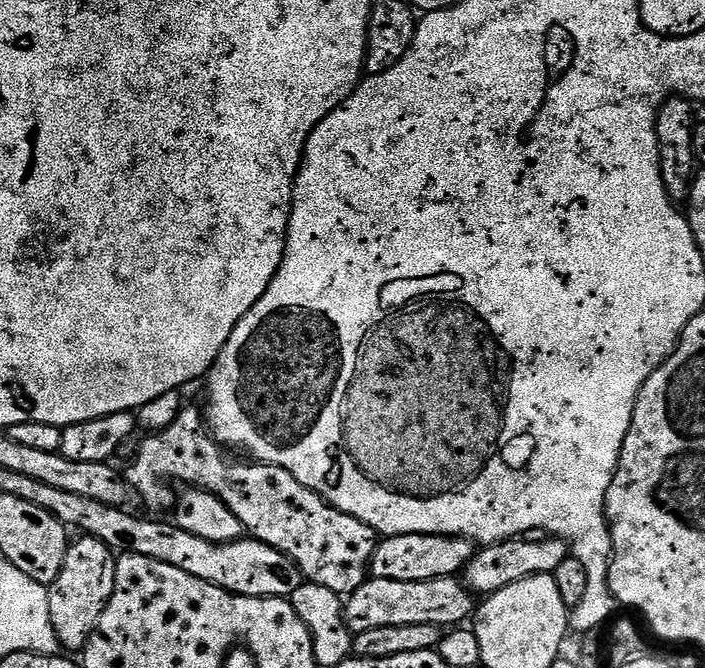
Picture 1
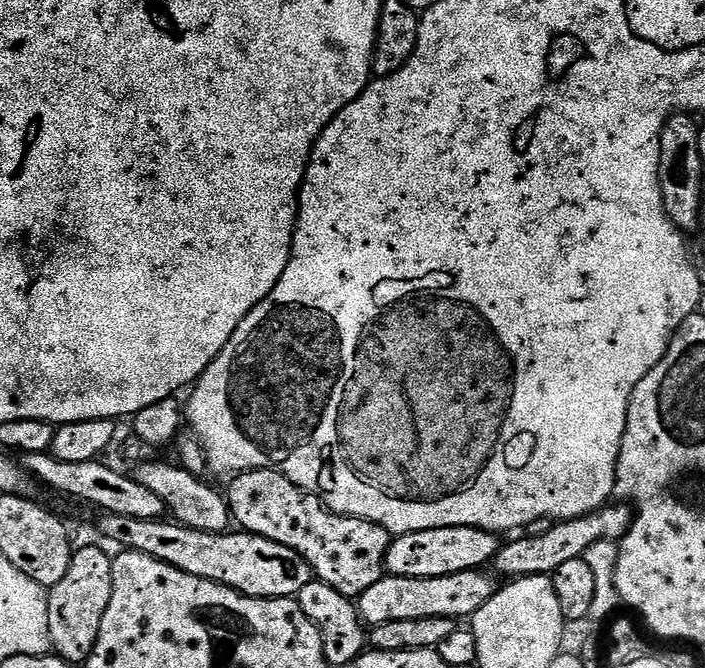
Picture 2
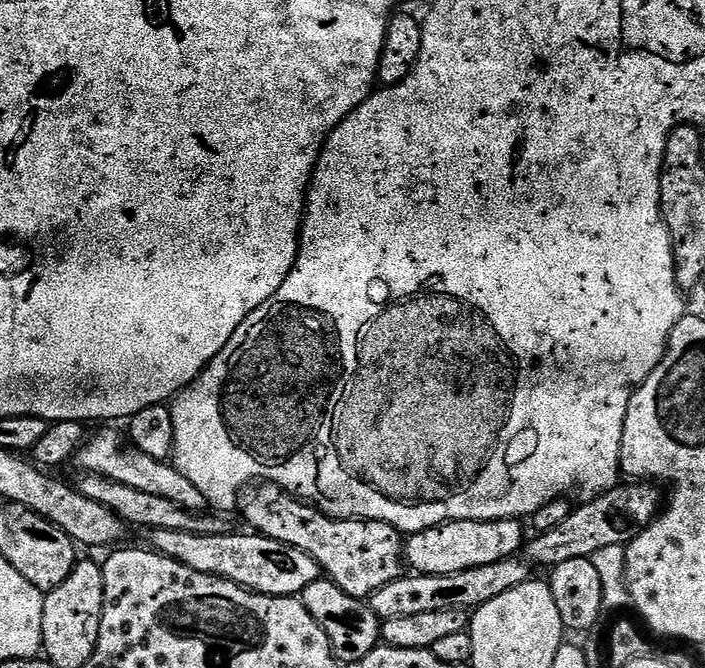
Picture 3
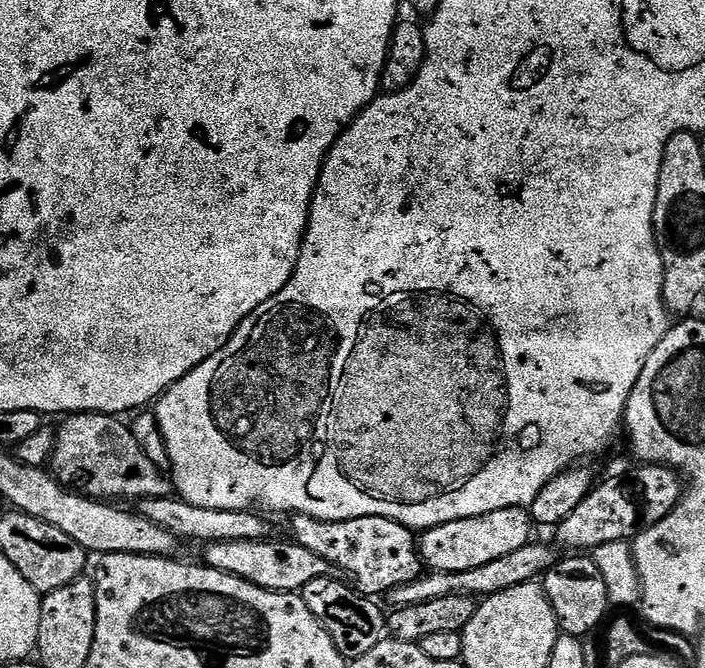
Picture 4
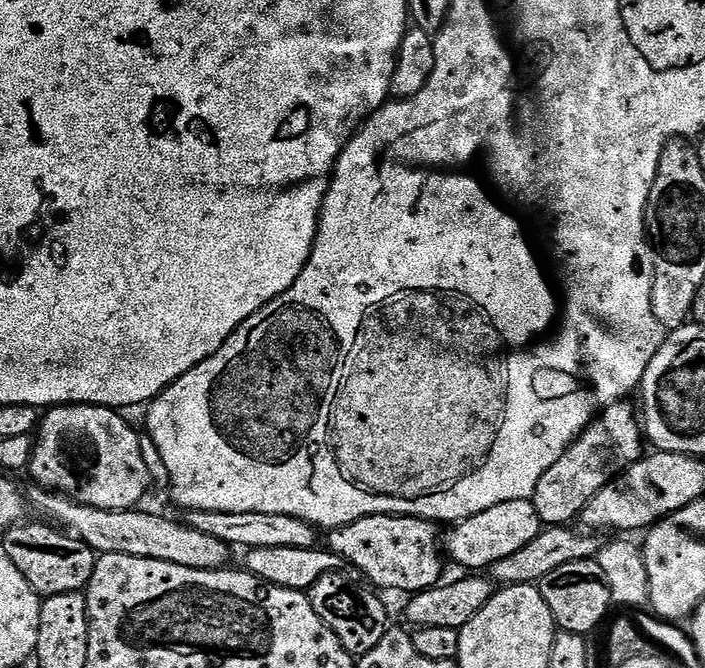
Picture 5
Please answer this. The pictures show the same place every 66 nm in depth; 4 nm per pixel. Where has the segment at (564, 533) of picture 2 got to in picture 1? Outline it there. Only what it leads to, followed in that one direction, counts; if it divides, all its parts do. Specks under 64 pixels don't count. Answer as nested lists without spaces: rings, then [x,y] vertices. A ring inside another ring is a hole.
[[[523,538],[500,540],[497,544],[481,547],[473,555],[471,562],[464,568],[462,579],[469,592],[487,598],[514,582],[522,582],[531,576],[550,576],[556,573],[558,566],[569,559],[570,545],[567,540],[549,538],[542,542],[526,542]]]

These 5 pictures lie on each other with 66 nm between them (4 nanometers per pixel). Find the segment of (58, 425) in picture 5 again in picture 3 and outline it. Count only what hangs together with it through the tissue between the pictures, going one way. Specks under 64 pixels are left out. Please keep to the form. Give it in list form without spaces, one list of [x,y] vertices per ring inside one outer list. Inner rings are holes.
[[[104,426],[96,437],[85,439],[84,445],[76,453],[75,463],[84,467],[85,473],[94,476],[105,476],[111,480],[122,482],[122,486],[131,486],[133,490],[143,490],[145,494],[154,494],[158,498],[170,498],[179,508],[184,508],[188,512],[203,513],[206,508],[206,501],[202,490],[186,478],[171,463],[150,458],[150,454],[142,454],[123,435],[115,432],[115,427]]]

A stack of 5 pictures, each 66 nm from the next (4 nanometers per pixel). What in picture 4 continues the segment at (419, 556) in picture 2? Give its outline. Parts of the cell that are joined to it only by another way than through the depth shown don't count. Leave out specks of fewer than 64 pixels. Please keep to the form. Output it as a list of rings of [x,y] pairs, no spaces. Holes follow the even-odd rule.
[[[528,508],[494,510],[474,518],[462,518],[427,529],[419,537],[418,547],[423,563],[433,572],[465,572],[486,562],[506,558],[514,550],[522,550],[533,539],[534,521]]]

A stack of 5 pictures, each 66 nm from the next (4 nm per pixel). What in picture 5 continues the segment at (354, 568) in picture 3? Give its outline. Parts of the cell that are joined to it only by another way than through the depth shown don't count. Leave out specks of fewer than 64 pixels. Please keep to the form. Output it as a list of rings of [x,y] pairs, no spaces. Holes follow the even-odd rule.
[[[367,516],[358,518],[354,522],[344,525],[343,528],[333,528],[327,533],[328,544],[327,551],[333,552],[334,555],[342,557],[345,565],[357,568],[363,579],[367,581],[373,589],[389,588],[392,592],[408,592],[415,594],[434,588],[441,583],[446,565],[446,556],[442,551],[442,532],[440,532],[435,523],[430,520],[423,520],[417,516]]]

